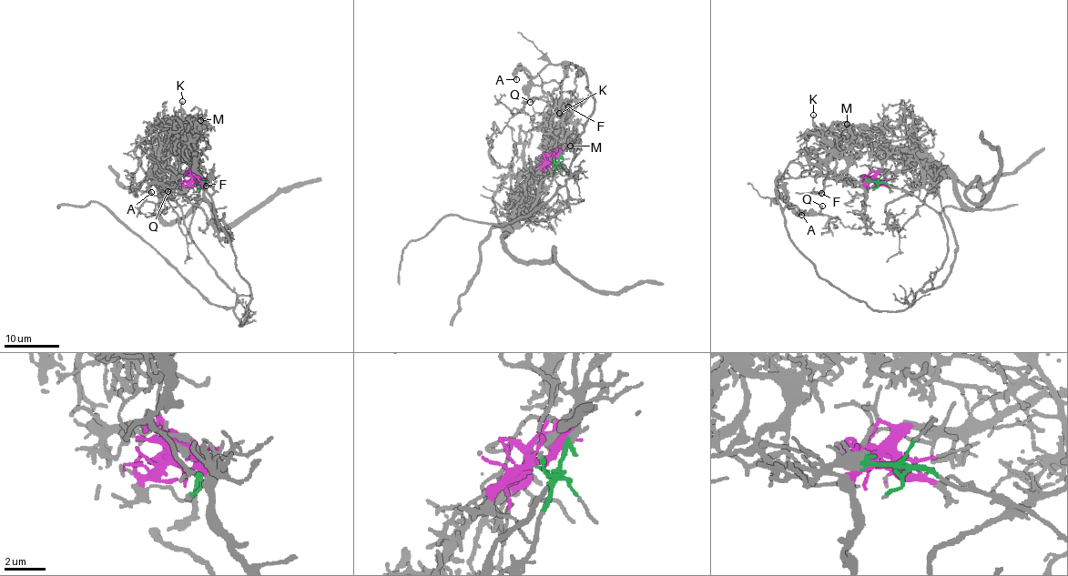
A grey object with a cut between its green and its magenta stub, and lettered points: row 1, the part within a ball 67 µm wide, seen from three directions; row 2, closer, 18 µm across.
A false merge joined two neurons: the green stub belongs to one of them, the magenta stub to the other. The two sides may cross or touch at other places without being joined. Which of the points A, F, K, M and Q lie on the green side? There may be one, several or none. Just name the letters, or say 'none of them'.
A, Q

